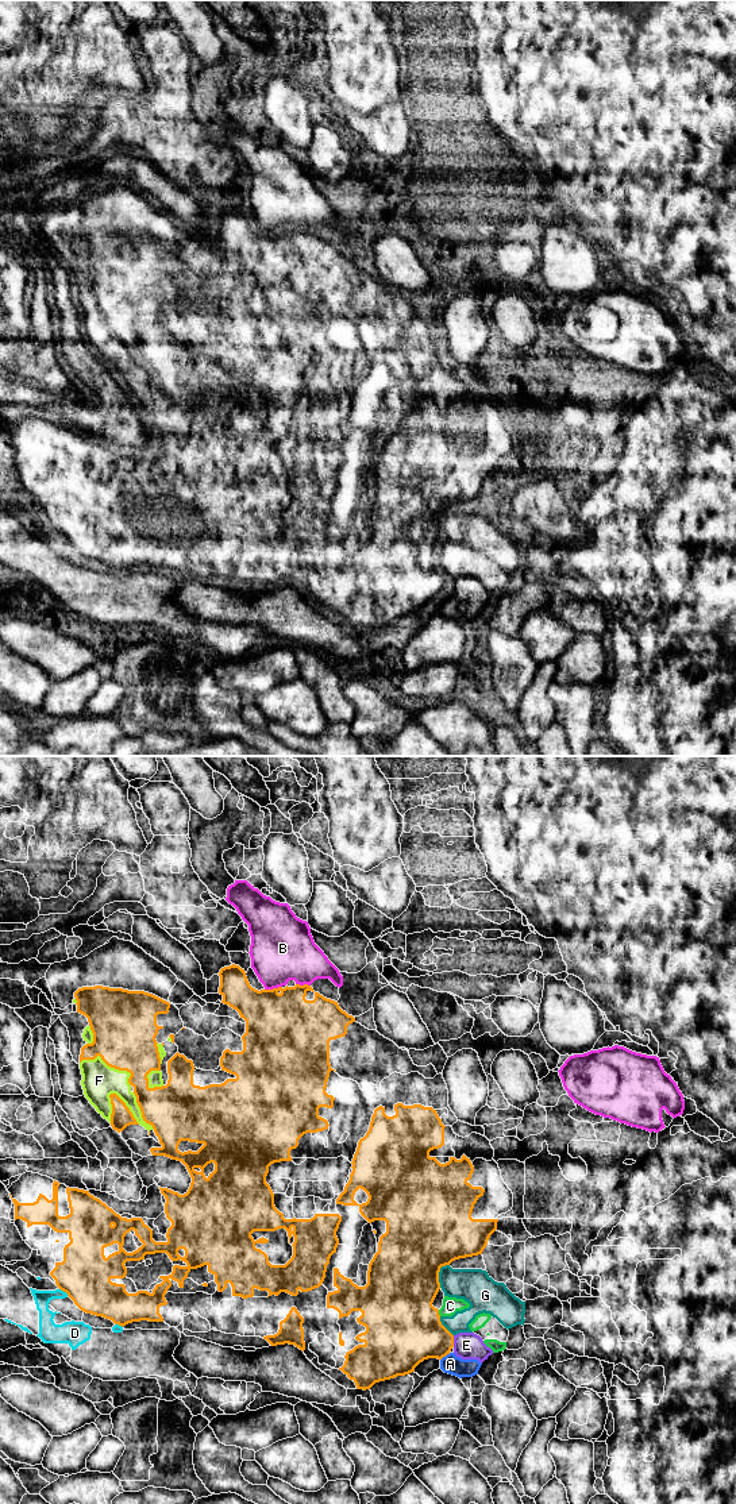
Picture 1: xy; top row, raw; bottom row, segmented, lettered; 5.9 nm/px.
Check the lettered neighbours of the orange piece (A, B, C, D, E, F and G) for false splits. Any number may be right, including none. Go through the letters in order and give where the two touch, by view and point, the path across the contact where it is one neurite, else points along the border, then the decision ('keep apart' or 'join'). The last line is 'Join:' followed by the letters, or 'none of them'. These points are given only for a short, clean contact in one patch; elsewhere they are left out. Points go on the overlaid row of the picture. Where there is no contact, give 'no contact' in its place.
A: contact xy (444, 1356); keep apart
B: contact xy (273, 988); keep apart
C: contact xy (438, 1312); keep apart
D: contact xy (64, 1291); keep apart
E: contact xy (453, 1341); border xy (453, 1335), (454, 1346); keep apart
F: contact xy (111, 1067); keep apart
G: contact xy (438, 1273); keep apart
Join: none of them

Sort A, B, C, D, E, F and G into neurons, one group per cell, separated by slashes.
A E / B / C / D / F / G

